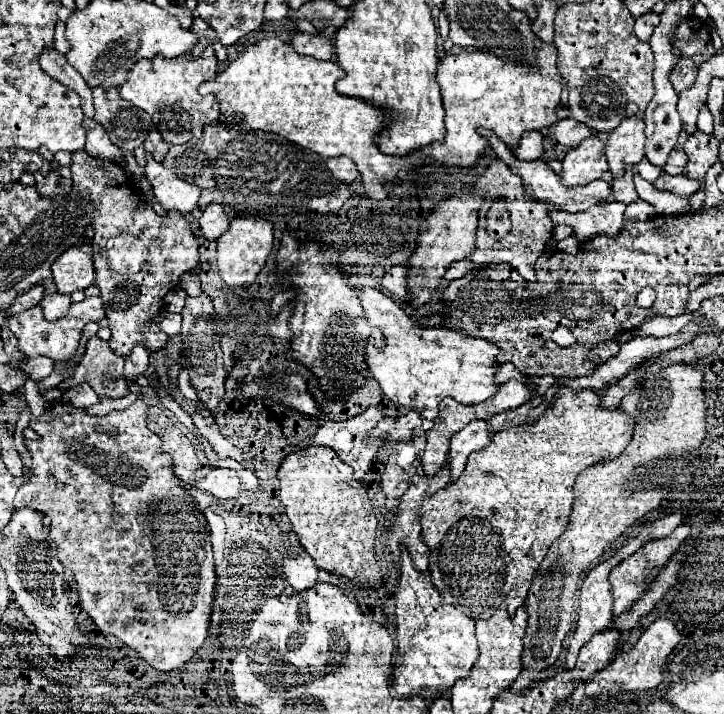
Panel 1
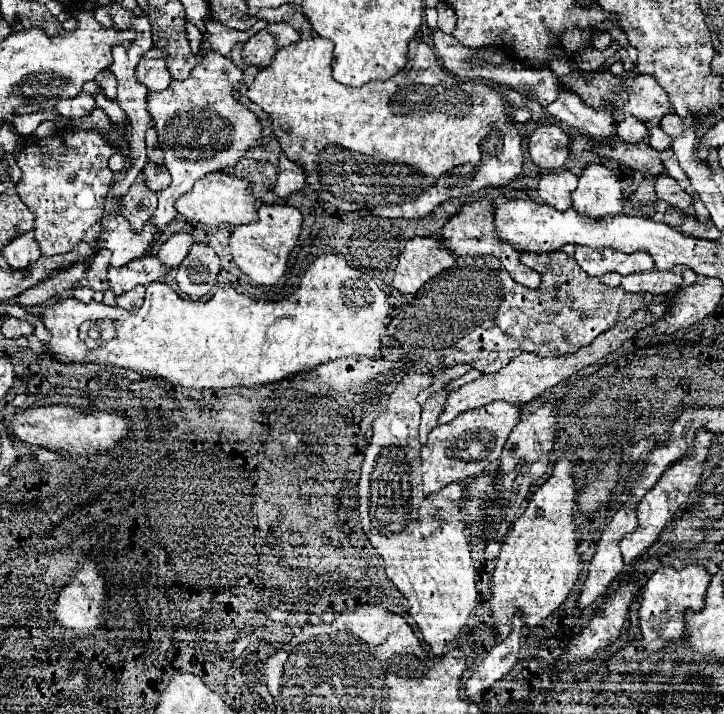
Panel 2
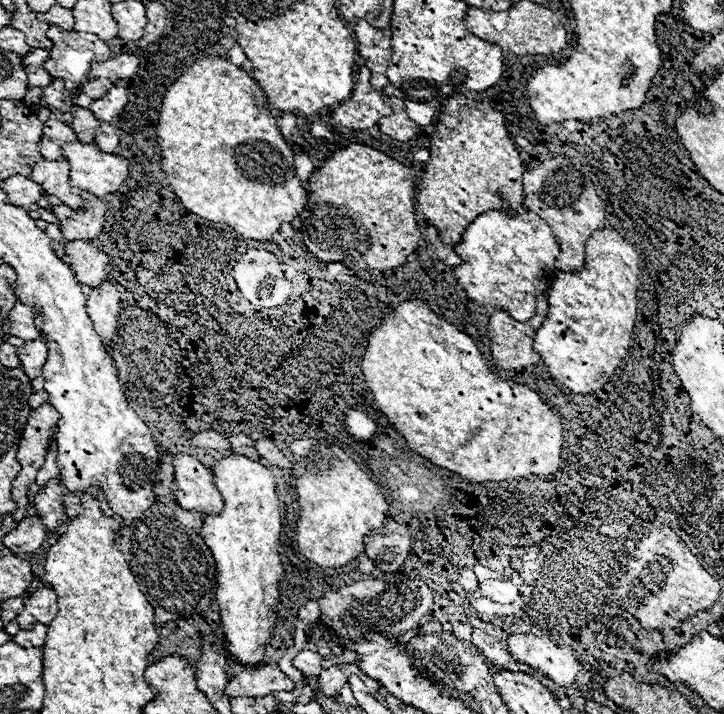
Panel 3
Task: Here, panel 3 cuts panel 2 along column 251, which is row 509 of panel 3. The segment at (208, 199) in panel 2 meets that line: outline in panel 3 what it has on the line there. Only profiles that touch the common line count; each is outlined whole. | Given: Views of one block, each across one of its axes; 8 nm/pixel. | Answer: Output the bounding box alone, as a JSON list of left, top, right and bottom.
[172,454,224,516]

